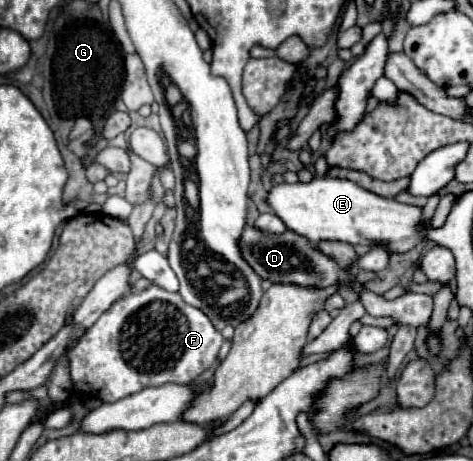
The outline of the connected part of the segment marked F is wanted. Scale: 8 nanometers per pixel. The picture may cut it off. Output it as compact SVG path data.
M150 286L144 292L126 294L122 300L114 302L78 340L78 344L70 348L70 380L78 392L94 394L102 402L116 402L134 392L140 392L142 388L162 386L166 382L192 382L200 372L212 366L212 362L218 358L222 342L222 334L214 328L214 324L210 324L210 318L202 310L186 304L182 296L174 292Z

